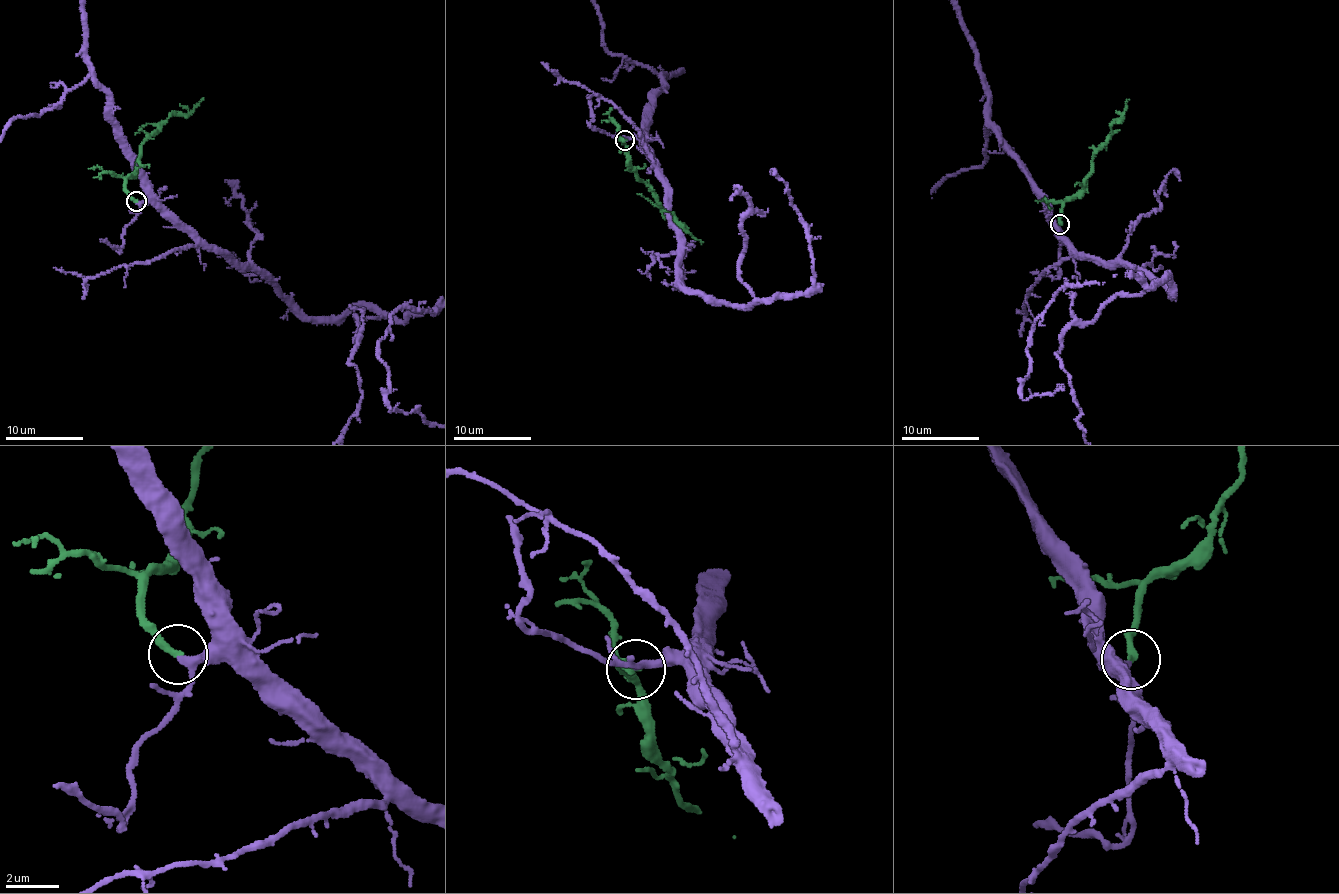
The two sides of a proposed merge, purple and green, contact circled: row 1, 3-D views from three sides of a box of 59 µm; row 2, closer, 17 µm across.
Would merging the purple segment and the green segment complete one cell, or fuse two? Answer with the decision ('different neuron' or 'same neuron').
same neuron

